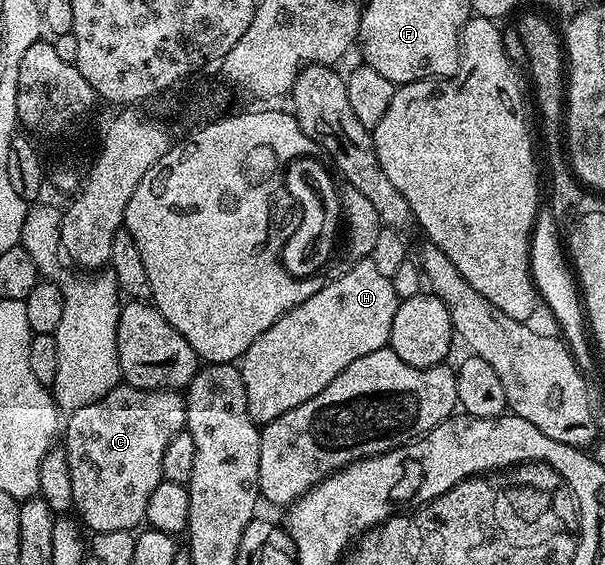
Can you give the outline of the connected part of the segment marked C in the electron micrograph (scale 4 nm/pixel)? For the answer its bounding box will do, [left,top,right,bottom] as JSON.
[62,384,187,531]

